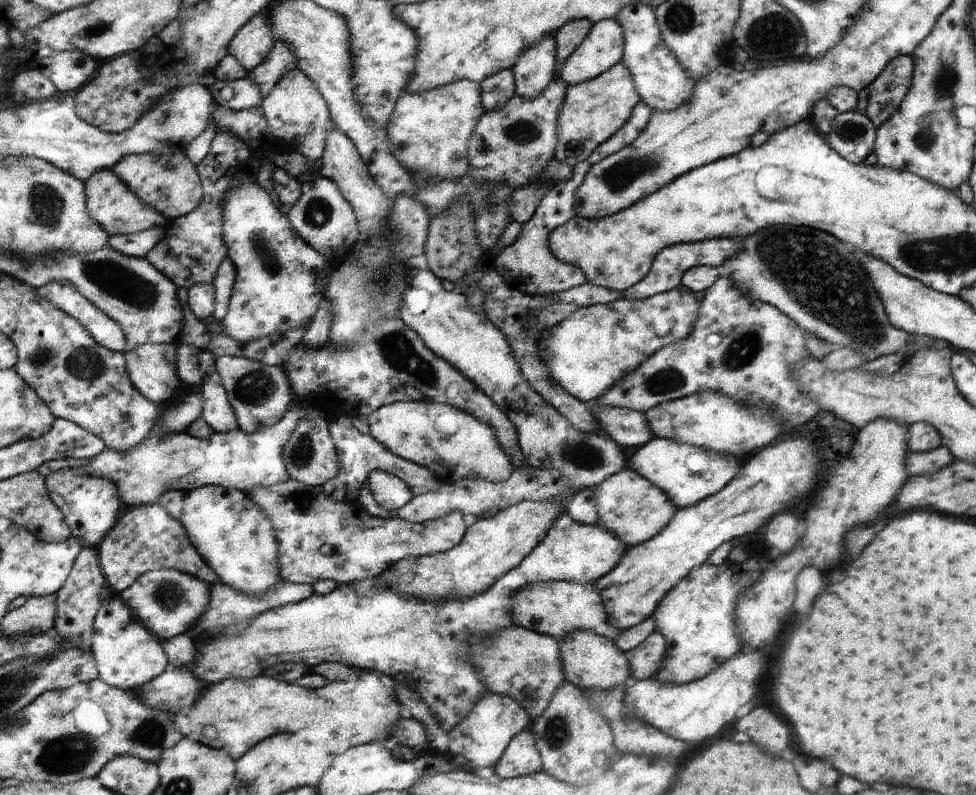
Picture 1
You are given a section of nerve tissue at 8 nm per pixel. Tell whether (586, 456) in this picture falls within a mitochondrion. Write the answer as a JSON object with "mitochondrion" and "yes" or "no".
{"mitochondrion":"yes"}

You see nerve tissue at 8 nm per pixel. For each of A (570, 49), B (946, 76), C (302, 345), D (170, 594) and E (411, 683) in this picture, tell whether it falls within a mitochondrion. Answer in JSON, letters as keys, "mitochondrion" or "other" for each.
{"A":"other","B":"mitochondrion","C":"other","D":"mitochondrion","E":"other"}

